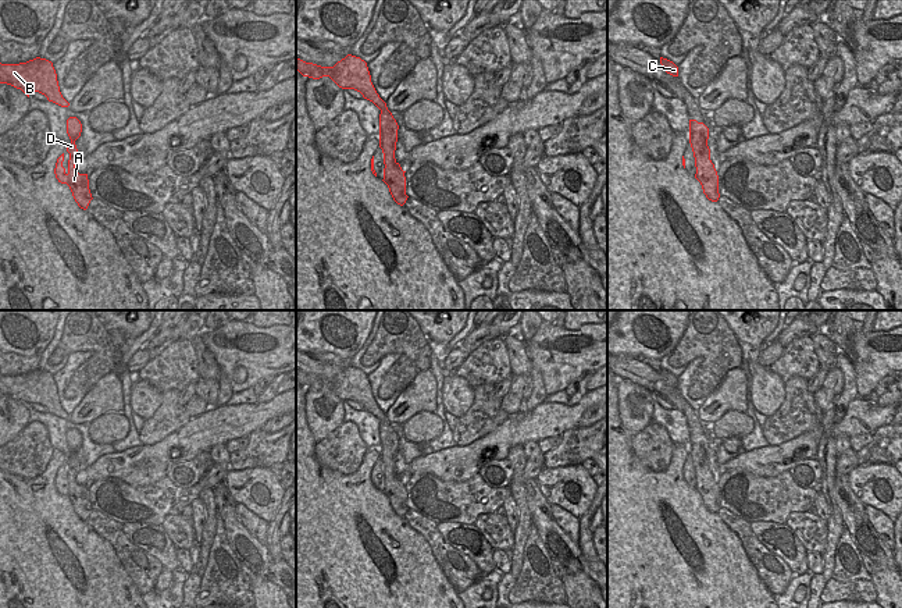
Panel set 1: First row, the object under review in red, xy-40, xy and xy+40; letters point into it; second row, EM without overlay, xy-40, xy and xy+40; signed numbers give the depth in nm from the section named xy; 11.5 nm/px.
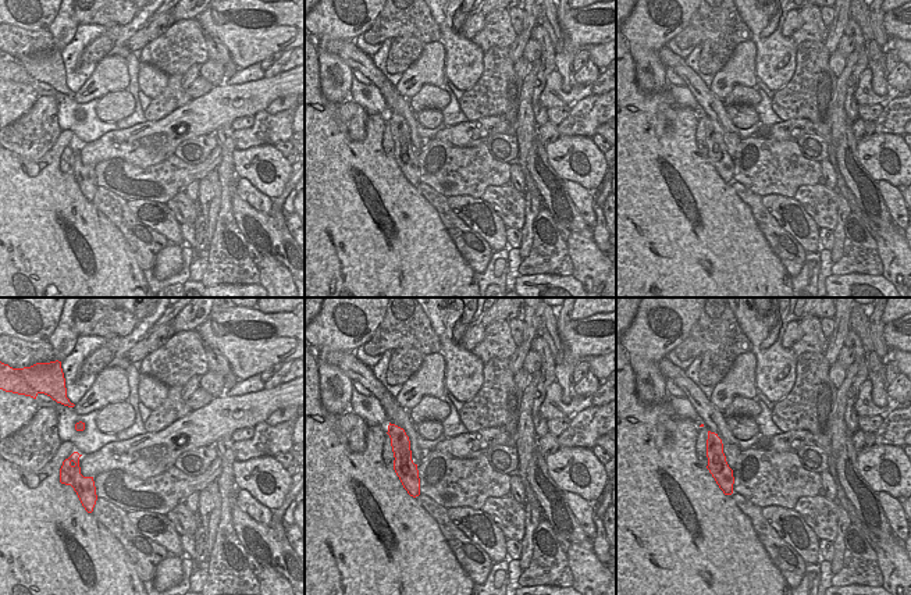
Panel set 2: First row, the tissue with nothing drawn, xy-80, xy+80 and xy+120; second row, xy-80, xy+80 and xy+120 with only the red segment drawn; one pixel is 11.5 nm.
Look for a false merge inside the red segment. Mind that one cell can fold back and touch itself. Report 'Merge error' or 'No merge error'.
Merge error

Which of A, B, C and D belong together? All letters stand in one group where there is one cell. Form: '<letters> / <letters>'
A D / B C

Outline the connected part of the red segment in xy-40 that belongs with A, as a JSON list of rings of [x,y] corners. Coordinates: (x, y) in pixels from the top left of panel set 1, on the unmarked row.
[[[69,429],[67,431],[67,445],[71,454],[67,456],[67,463],[69,465],[68,480],[63,479],[64,465],[57,470],[54,486],[58,494],[67,495],[72,504],[72,508],[78,518],[83,522],[88,520],[92,509],[89,501],[88,486],[79,486],[75,481],[75,474],[79,472],[79,463],[76,461],[75,452],[81,448],[82,435],[76,429]]]

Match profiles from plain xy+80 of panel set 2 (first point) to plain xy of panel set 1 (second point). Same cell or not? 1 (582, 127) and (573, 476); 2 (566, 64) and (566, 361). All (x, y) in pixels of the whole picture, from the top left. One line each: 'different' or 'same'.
1: different
2: same

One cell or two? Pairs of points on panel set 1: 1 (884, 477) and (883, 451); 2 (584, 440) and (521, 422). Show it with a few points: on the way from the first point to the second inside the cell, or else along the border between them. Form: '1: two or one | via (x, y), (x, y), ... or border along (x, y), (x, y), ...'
1: two | border along (887, 464), (858, 465)
2: two | border along (576, 426), (560, 434)

